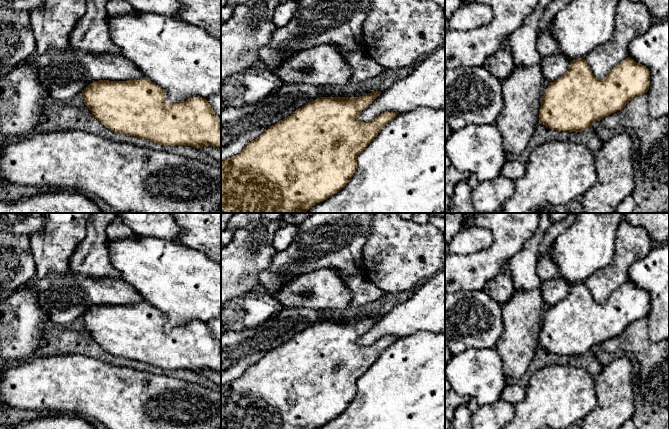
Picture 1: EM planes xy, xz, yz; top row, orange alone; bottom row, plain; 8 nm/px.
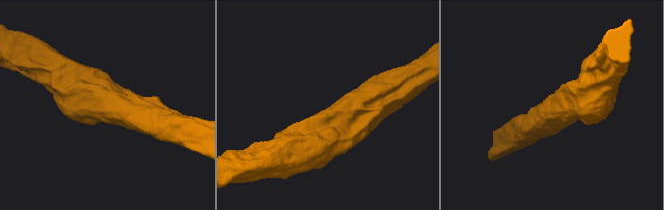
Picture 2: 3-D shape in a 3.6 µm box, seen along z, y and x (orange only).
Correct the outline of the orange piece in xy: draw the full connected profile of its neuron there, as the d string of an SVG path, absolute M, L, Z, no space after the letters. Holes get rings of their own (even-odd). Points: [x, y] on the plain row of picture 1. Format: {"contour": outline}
{"contour": "M147 301L128 305L93 305L82 318L84 328L93 340L111 355L164 370L221 371L221 343L205 322L190 321L186 325L168 327L165 315Z"}

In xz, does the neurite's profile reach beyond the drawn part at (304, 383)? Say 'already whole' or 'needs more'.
already whole

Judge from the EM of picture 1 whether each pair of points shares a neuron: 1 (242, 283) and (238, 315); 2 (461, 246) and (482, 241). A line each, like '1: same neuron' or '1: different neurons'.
1: different neurons
2: same neuron

